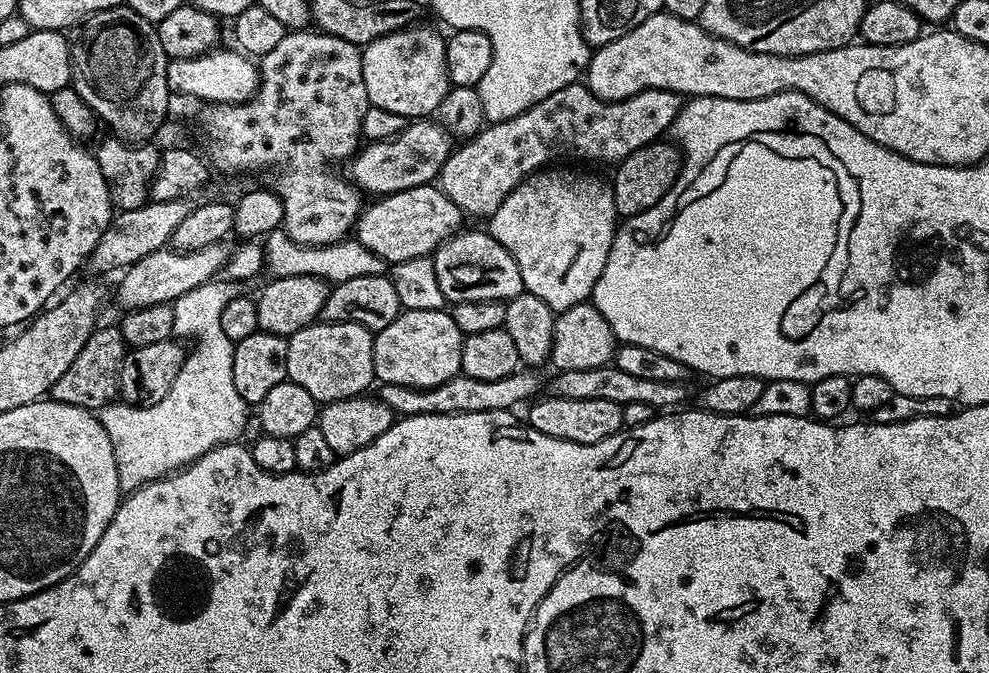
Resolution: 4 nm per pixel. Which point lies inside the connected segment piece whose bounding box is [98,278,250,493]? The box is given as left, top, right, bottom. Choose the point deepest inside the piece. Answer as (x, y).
(202, 411)

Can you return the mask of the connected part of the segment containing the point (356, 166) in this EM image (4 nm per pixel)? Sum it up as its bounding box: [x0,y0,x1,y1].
[350,118,453,198]

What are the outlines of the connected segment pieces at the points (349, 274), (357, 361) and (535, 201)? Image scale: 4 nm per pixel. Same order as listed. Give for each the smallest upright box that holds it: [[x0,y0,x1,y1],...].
[[264,230,386,285],[287,322,376,405],[486,169,618,314]]

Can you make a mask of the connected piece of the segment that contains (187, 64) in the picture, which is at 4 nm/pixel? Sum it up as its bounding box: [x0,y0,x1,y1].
[166,48,260,104]

